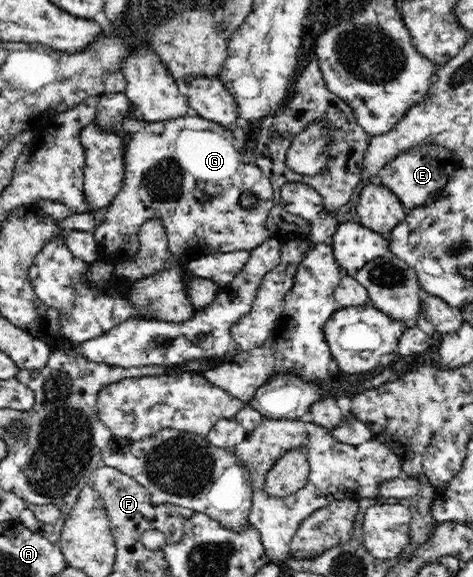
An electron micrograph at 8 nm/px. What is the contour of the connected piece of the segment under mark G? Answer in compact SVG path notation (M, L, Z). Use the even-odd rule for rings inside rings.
M105 92L99 99L97 105L97 111L94 119L94 123L97 125L97 129L104 130L105 133L114 133L121 139L121 153L124 157L124 182L120 193L116 195L116 199L106 207L106 213L101 221L93 230L93 236L95 237L98 247L104 247L106 251L106 258L108 262L117 263L124 260L134 259L140 251L139 247L139 231L140 226L144 225L146 221L150 219L159 219L164 226L167 235L168 251L171 255L174 255L178 262L184 263L185 265L192 260L197 260L202 257L206 257L210 254L215 253L230 253L234 251L251 251L252 248L256 247L257 244L264 243L272 237L270 230L266 229L266 219L268 213L272 211L274 203L274 191L272 189L271 180L268 179L262 172L261 169L256 165L253 156L245 152L245 141L244 136L240 131L233 132L227 127L222 127L219 123L214 120L204 119L203 116L174 116L173 118L164 120L144 120L134 116L134 104L128 99L124 92ZM247 193L251 197L255 197L255 204L251 206L244 206L240 199L242 195Z

